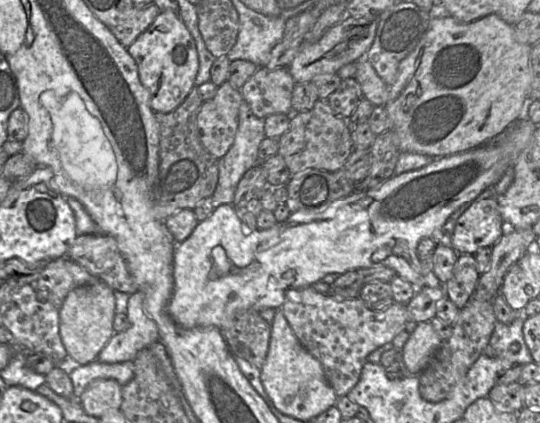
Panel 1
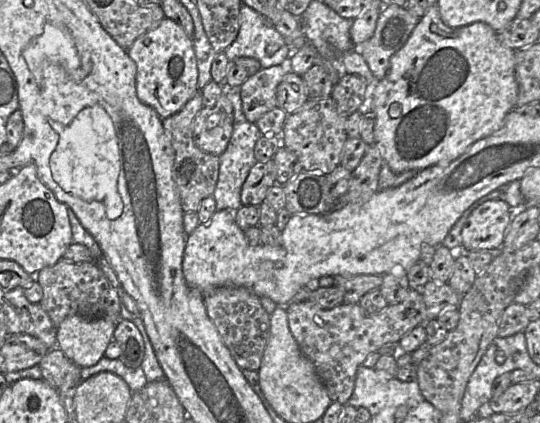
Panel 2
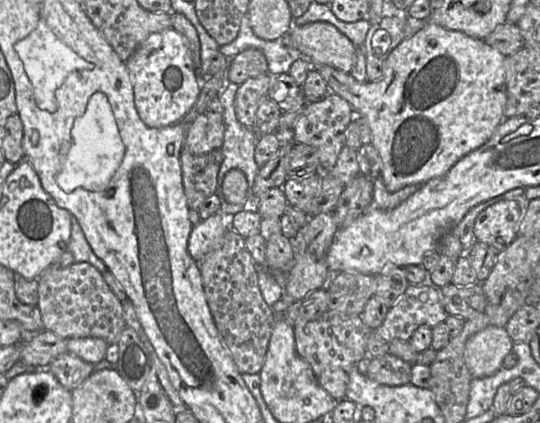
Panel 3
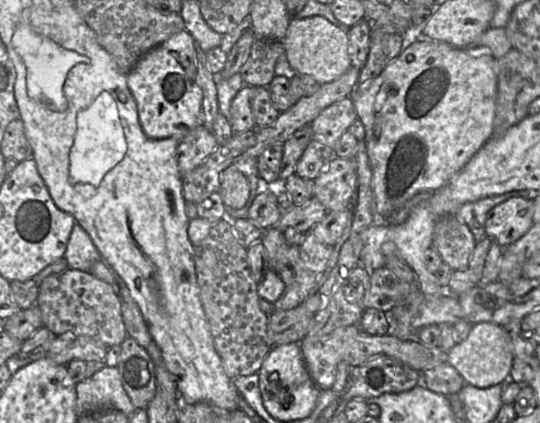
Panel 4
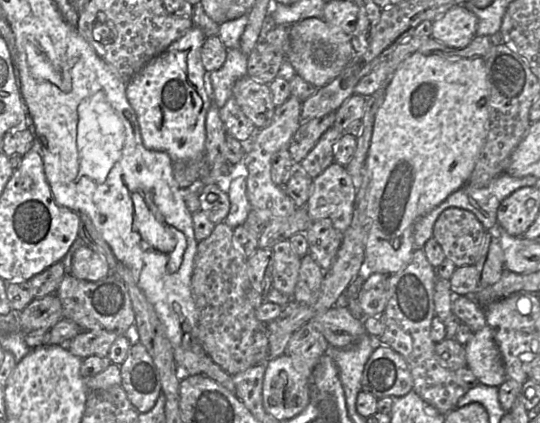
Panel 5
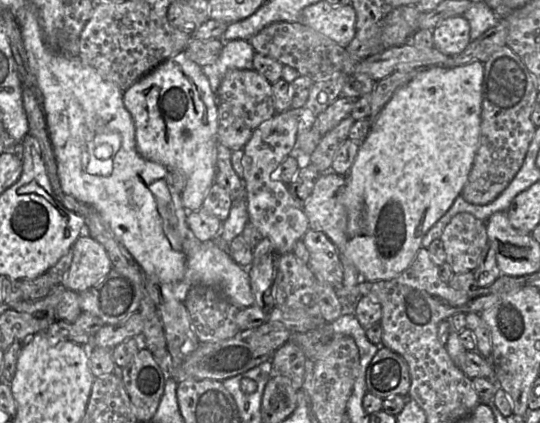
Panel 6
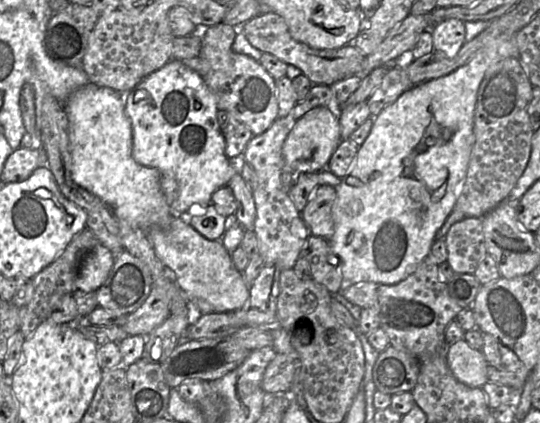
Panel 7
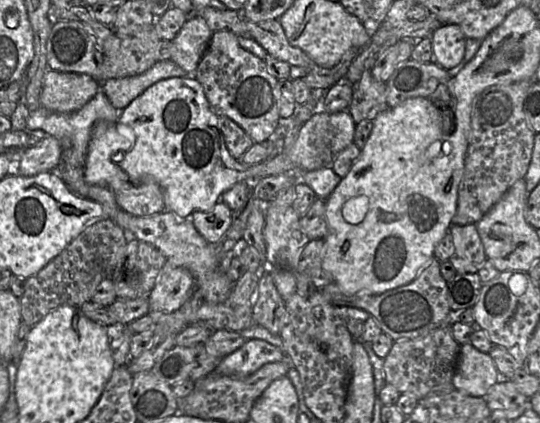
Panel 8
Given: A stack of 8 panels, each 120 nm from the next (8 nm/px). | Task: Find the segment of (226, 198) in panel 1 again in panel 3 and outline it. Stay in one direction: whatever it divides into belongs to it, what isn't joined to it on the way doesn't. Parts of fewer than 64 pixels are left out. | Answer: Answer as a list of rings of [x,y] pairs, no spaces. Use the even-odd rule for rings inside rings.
[[[227,82],[225,87],[220,92],[218,98],[223,106],[224,112],[223,112],[223,119],[225,124],[225,133],[224,133],[224,141],[221,147],[221,152],[223,156],[223,161],[221,163],[218,177],[217,177],[217,187],[215,194],[219,197],[220,200],[220,212],[224,214],[227,217],[233,216],[235,213],[240,212],[242,210],[249,209],[249,204],[251,202],[251,199],[253,197],[252,193],[252,187],[254,184],[254,180],[256,177],[256,174],[260,168],[258,168],[255,158],[254,158],[254,152],[255,147],[258,142],[259,134],[254,128],[248,128],[244,125],[242,125],[235,113],[235,95],[238,90],[239,85]],[[232,169],[240,170],[244,173],[246,179],[247,179],[247,194],[245,198],[242,200],[239,204],[231,204],[227,202],[223,196],[222,193],[222,183],[224,176],[227,172],[229,172]]]

